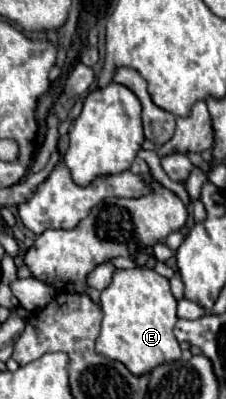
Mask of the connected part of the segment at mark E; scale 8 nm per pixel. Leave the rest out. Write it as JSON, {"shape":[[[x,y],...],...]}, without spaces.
{"shape":[[[147,267],[117,269],[109,287],[101,291],[103,323],[95,351],[121,361],[131,373],[145,375],[161,363],[177,361],[181,357],[179,343],[173,335],[177,321],[177,299],[169,289],[169,279],[157,275]]]}

